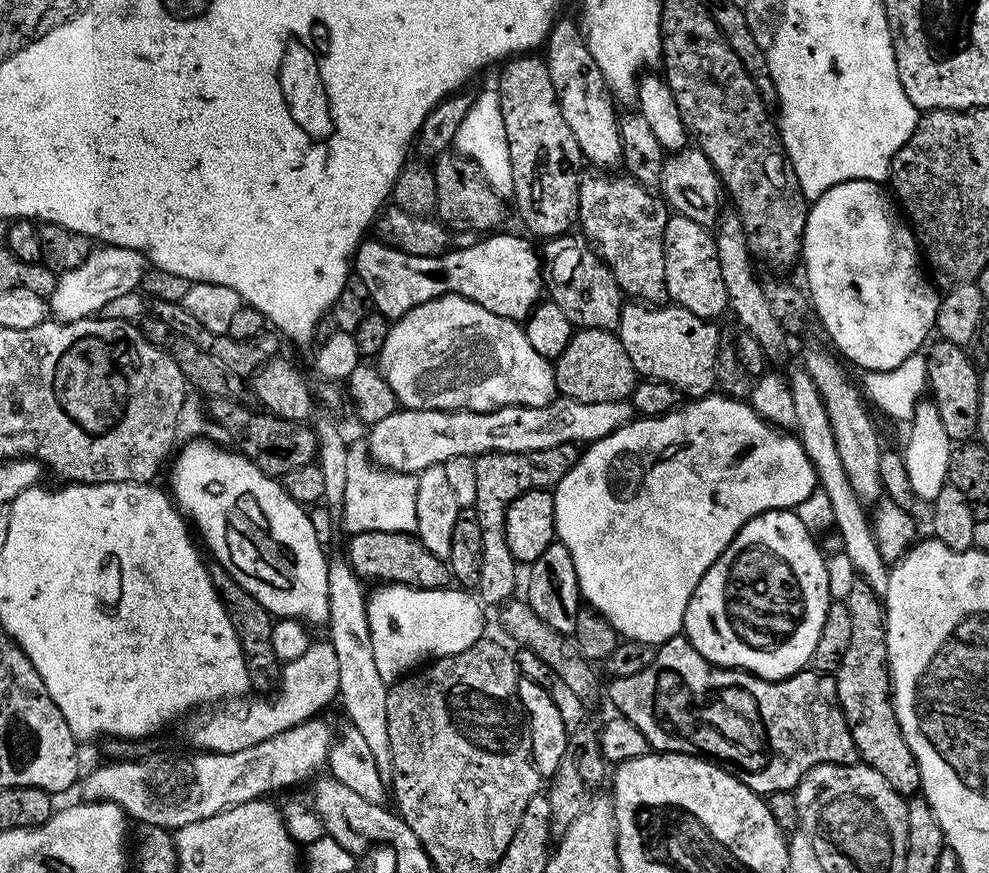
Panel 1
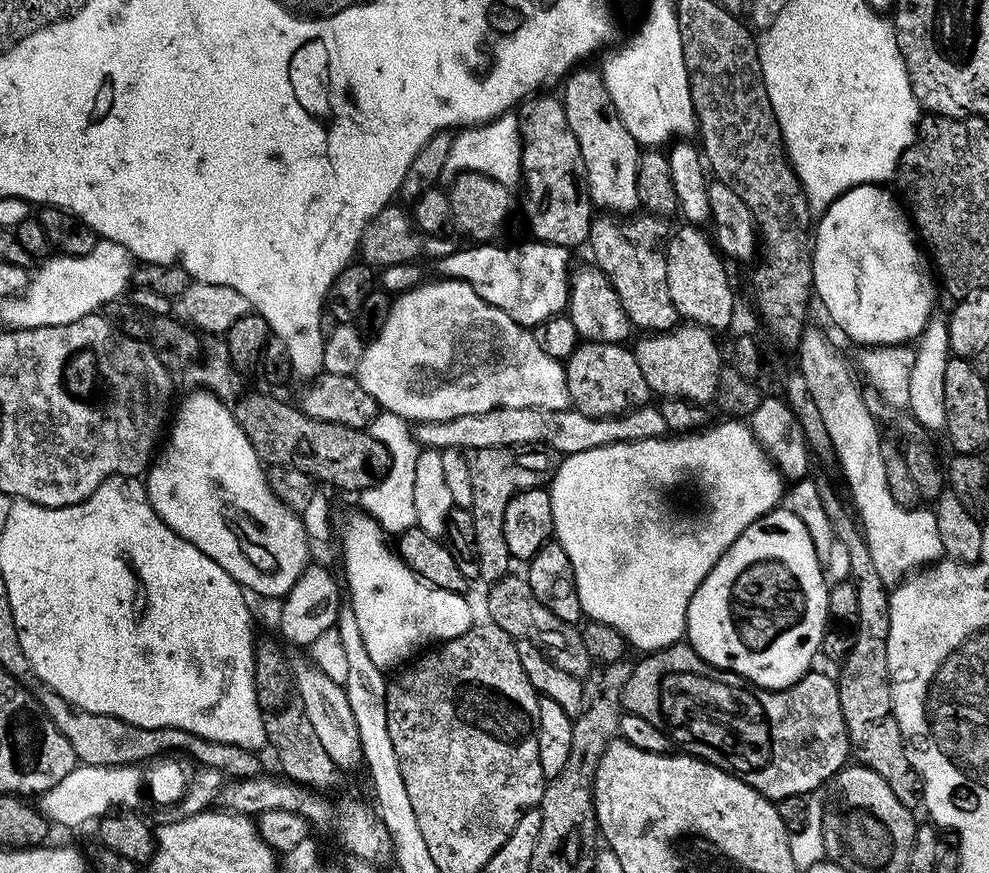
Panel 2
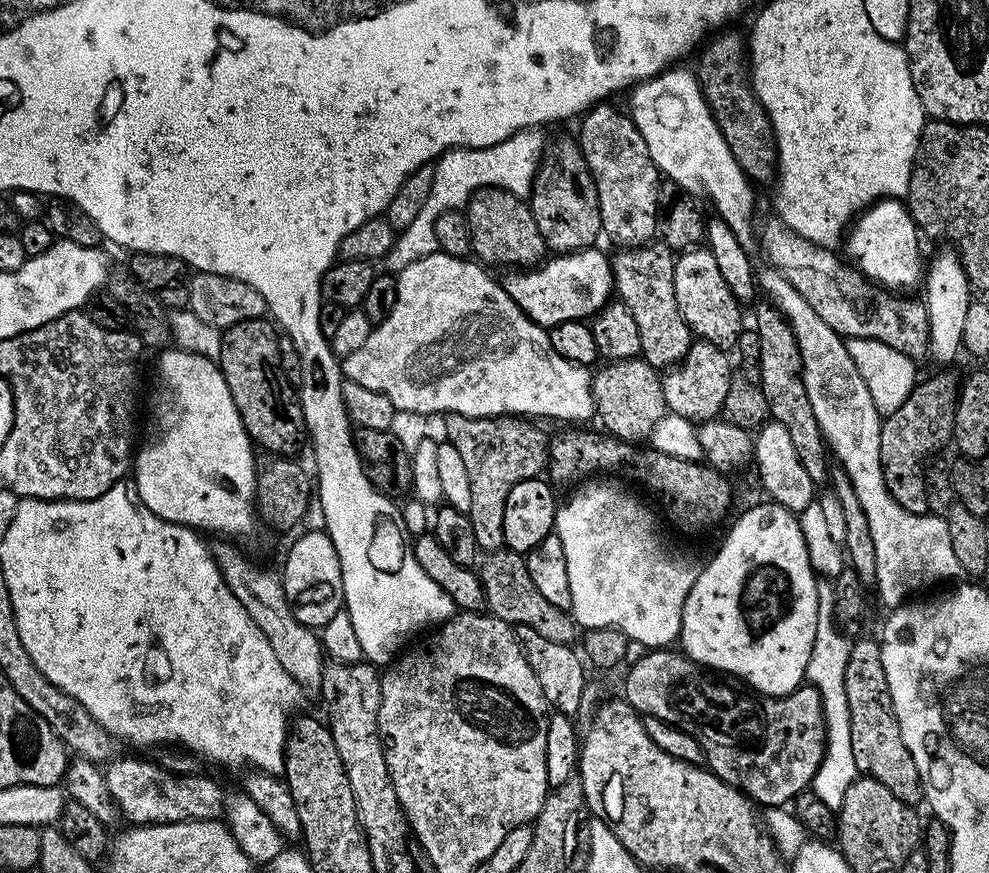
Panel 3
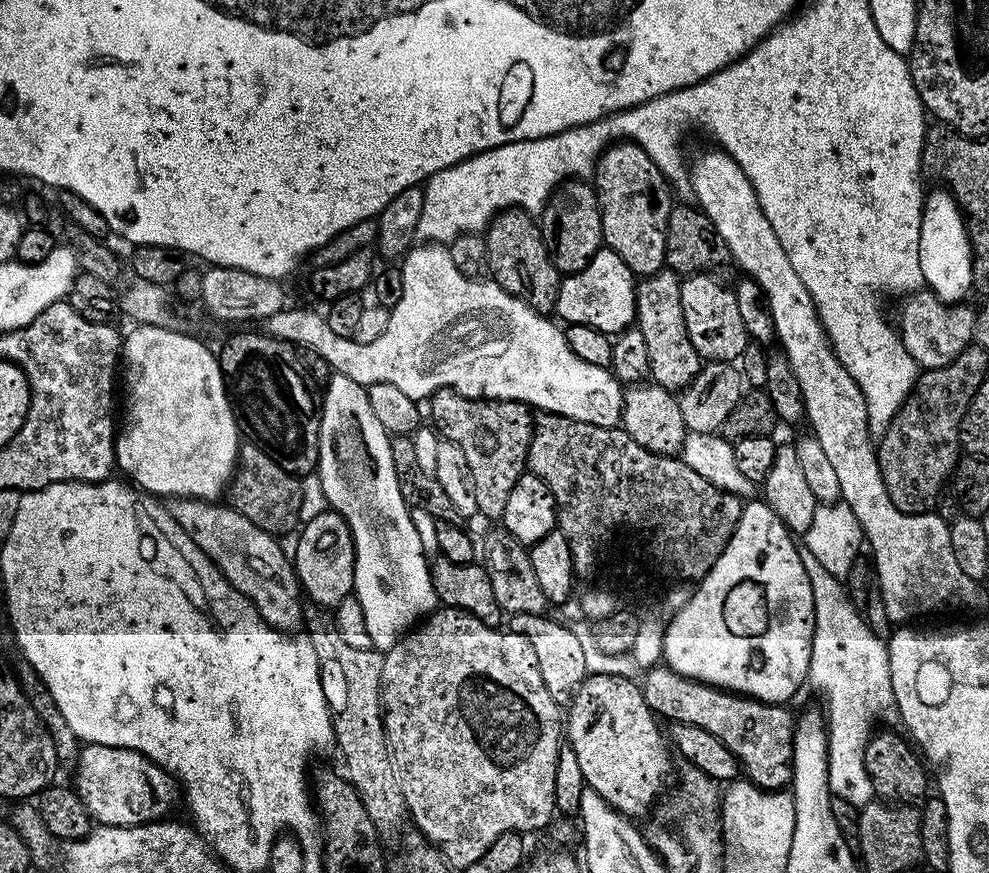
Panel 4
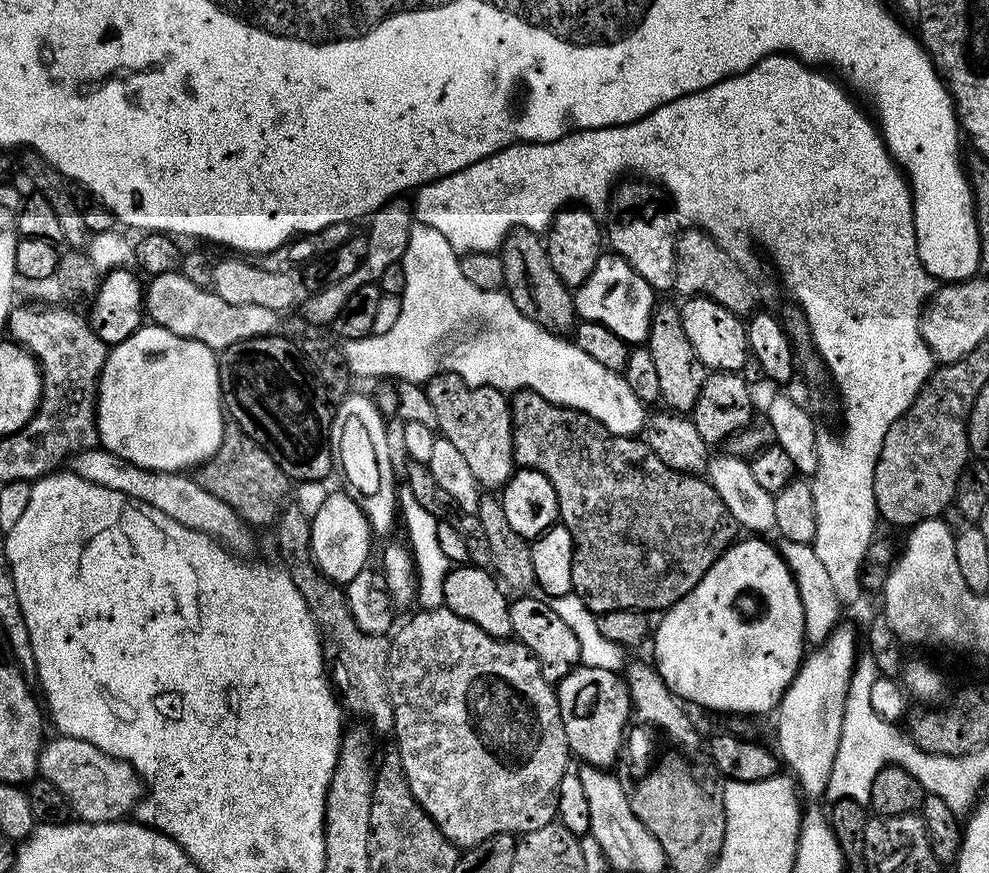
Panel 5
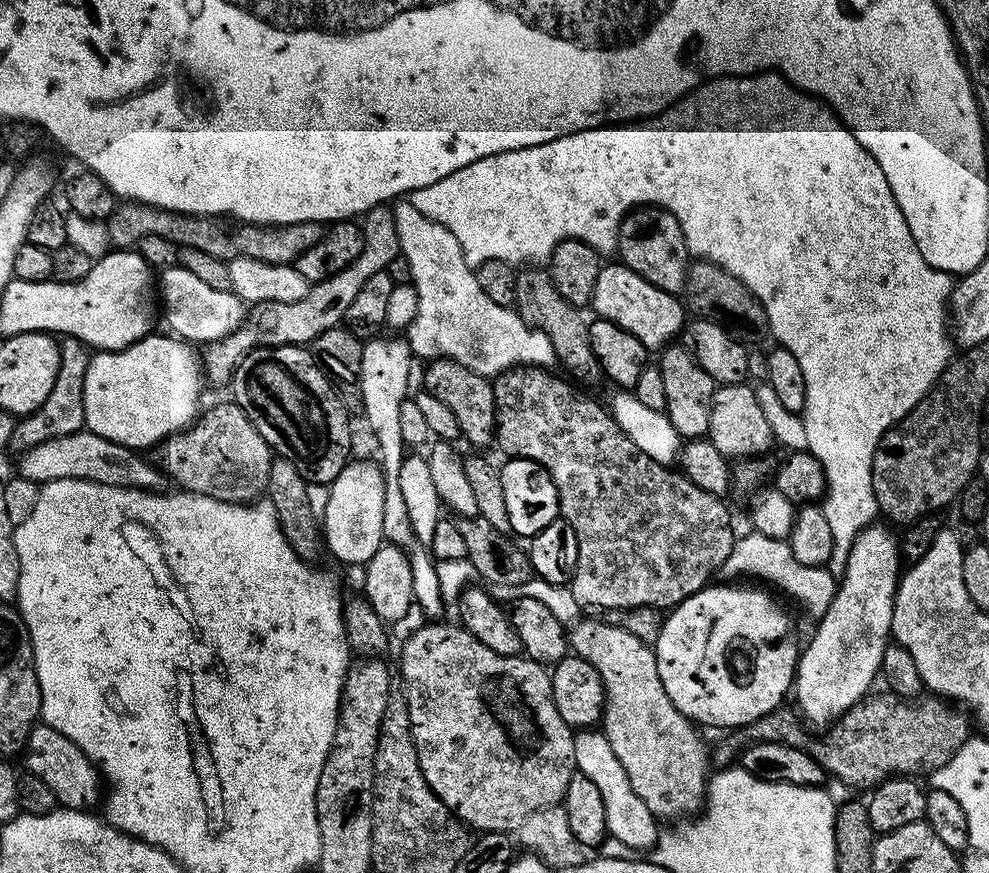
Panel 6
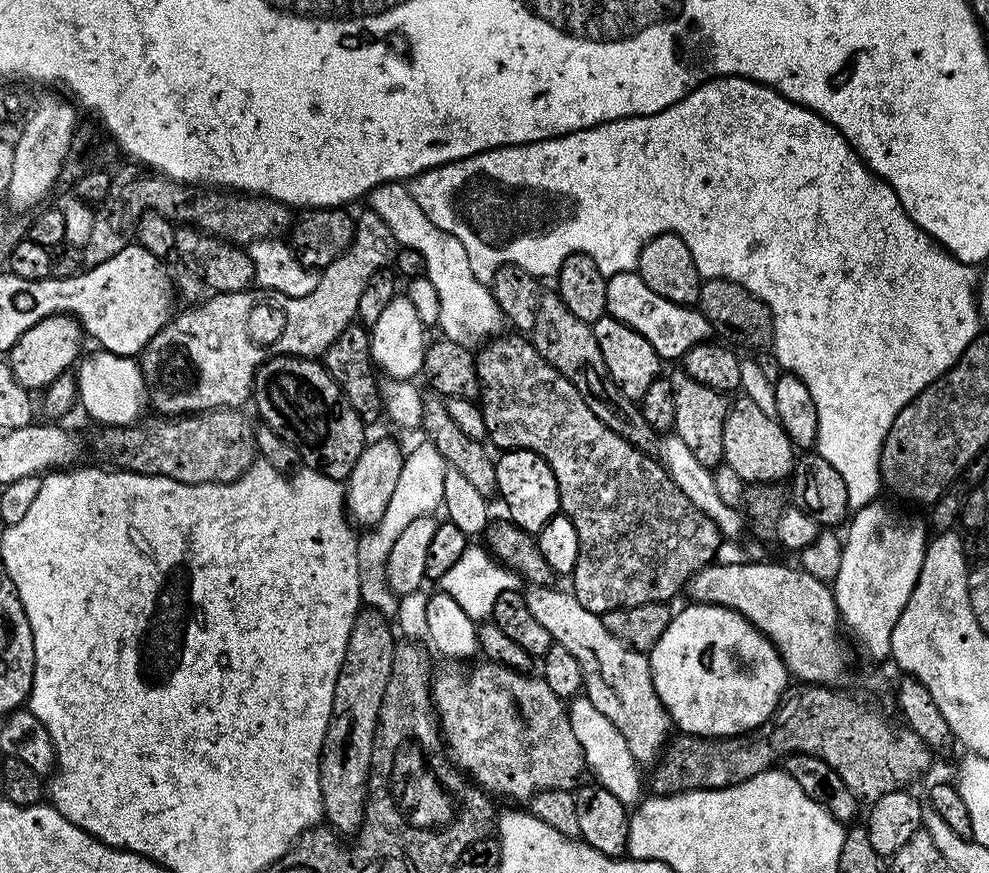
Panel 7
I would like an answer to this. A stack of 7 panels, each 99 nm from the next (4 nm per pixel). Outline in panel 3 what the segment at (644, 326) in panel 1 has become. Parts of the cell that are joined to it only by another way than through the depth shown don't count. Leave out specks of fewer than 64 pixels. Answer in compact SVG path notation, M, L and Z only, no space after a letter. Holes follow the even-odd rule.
M696 340L686 358L675 368L669 368L663 373L662 383L668 412L693 422L717 419L723 410L723 402L734 375L734 364L728 361L728 356L725 349L705 340Z

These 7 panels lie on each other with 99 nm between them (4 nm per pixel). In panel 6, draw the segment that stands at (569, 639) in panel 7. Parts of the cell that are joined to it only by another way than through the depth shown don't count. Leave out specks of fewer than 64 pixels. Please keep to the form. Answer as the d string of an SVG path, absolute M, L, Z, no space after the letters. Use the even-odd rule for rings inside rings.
M588 620L585 624L577 623L570 632L570 644L575 655L588 660L604 683L604 714L602 731L610 742L610 750L618 754L618 762L622 762L622 770L626 770L626 778L630 778L630 786L642 802L652 811L653 816L675 821L677 818L688 818L701 811L706 799L708 781L710 779L710 748L697 725L683 716L670 702L670 694L666 694L666 686L662 686L662 678L658 678L658 662L656 653L649 645L642 643L634 634L626 634L618 626L596 620Z

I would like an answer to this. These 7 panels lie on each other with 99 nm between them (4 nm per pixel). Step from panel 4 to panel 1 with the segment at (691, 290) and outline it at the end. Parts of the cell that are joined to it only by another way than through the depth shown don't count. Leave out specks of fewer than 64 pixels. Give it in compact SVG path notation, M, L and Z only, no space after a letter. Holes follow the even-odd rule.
M669 215L664 231L664 257L668 300L675 307L690 310L690 314L709 322L729 311L726 282L722 282L722 265L718 262L716 236L709 229L685 216Z

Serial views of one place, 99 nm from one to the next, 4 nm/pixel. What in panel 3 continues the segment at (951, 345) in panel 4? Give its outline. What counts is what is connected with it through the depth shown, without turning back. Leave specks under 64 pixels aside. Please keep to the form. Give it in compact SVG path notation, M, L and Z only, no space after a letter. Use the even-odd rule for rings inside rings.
M778 218L771 219L758 232L758 244L760 240L760 248L768 259L765 261L784 275L802 298L806 298L814 314L818 314L830 330L845 338L877 340L906 354L914 362L929 355L930 322L928 308L923 302L911 300L908 297L911 295L889 290L869 280L851 263L840 261L833 249L811 244L790 231Z

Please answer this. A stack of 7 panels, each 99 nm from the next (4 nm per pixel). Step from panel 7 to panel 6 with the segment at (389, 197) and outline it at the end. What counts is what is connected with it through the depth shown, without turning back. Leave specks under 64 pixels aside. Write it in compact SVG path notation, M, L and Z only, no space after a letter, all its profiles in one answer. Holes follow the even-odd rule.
M408 198L393 203L391 209L394 226L398 230L400 255L406 258L406 262L410 262L411 283L418 294L418 314L406 329L406 341L413 357L425 356L425 361L428 362L453 360L474 370L479 376L489 378L495 378L510 368L552 366L557 363L554 346L550 346L550 338L546 338L546 334L529 328L519 312L498 306L490 302L490 298L486 298L482 286L478 286L473 265L466 262L462 246L458 246L458 238L454 238L454 234L446 230L446 226L426 218L426 214L416 209Z

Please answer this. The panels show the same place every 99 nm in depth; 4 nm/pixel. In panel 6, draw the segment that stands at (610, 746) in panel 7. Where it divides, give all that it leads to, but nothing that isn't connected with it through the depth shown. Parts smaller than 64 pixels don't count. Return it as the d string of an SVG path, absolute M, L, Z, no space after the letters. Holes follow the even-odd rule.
M580 730L575 733L574 758L579 772L586 774L594 786L598 786L598 794L602 794L602 806L606 806L606 826L608 836L628 848L651 849L658 835L657 817L634 794L630 786L630 778L626 778L626 770L622 770L622 762L618 762L618 754L610 750L610 742L600 730Z

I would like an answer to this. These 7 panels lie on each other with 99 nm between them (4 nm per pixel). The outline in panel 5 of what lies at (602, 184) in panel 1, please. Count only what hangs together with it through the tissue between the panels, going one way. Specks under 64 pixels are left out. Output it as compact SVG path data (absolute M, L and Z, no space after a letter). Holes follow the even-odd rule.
M657 303L652 311L652 325L646 347L650 350L650 359L654 361L658 373L660 404L677 414L691 413L698 402L698 396L702 394L702 382L706 382L709 369L705 368L702 358L694 354L694 346L690 346L690 338L686 338L680 310L675 303Z

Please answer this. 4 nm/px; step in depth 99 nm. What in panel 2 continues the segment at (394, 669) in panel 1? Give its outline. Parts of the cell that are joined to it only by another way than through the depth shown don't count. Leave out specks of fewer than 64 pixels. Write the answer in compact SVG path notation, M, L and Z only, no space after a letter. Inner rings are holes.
M367 514L359 515L350 517L344 524L345 581L343 580L343 583L346 585L346 596L347 599L348 596L350 598L348 600L354 617L358 620L363 645L366 646L366 651L376 666L383 670L389 670L392 667L395 669L411 661L417 653L427 649L433 642L453 640L458 638L458 634L464 634L468 628L472 627L474 617L472 617L472 608L468 605L467 595L442 590L421 580L419 576L413 574L410 566L400 557L399 551L393 545L391 548L384 541L386 532L380 527L379 522Z

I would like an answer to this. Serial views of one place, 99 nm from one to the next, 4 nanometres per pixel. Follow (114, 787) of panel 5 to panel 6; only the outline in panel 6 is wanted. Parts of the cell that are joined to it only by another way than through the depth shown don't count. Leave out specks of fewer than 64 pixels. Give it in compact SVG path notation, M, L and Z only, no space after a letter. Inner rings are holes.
M38 722L22 745L23 756L23 767L30 774L41 778L50 790L54 790L54 796L61 807L85 811L93 809L96 802L99 803L102 796L100 769L90 758L86 758L86 754L82 754L78 745L66 738L66 734L58 734L58 730L54 730L49 724Z

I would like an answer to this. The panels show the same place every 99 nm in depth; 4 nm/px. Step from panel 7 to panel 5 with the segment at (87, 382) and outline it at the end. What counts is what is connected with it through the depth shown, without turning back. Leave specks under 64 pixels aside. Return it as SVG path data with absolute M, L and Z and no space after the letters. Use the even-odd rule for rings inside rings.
M151 322L145 323L137 332L130 334L130 338L111 345L104 363L104 369L100 375L100 390L96 394L96 429L100 435L99 443L108 452L118 454L118 458L126 458L126 462L134 462L134 466L142 466L146 470L184 474L189 470L199 469L200 465L205 464L218 450L218 446L224 440L226 431L224 420L226 421L226 409L220 391L220 365L217 353L213 349L207 348L206 345L197 340L182 338L178 334Z

